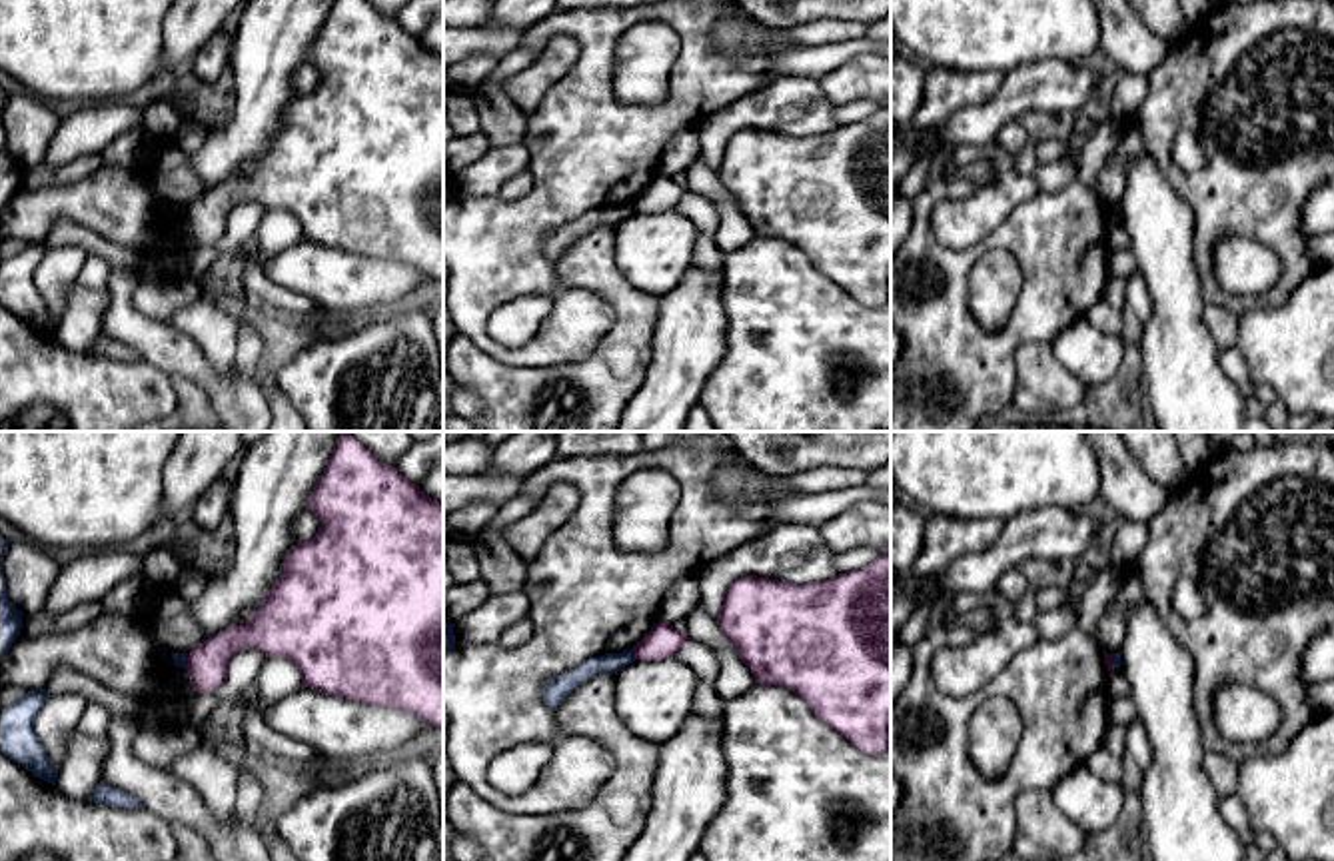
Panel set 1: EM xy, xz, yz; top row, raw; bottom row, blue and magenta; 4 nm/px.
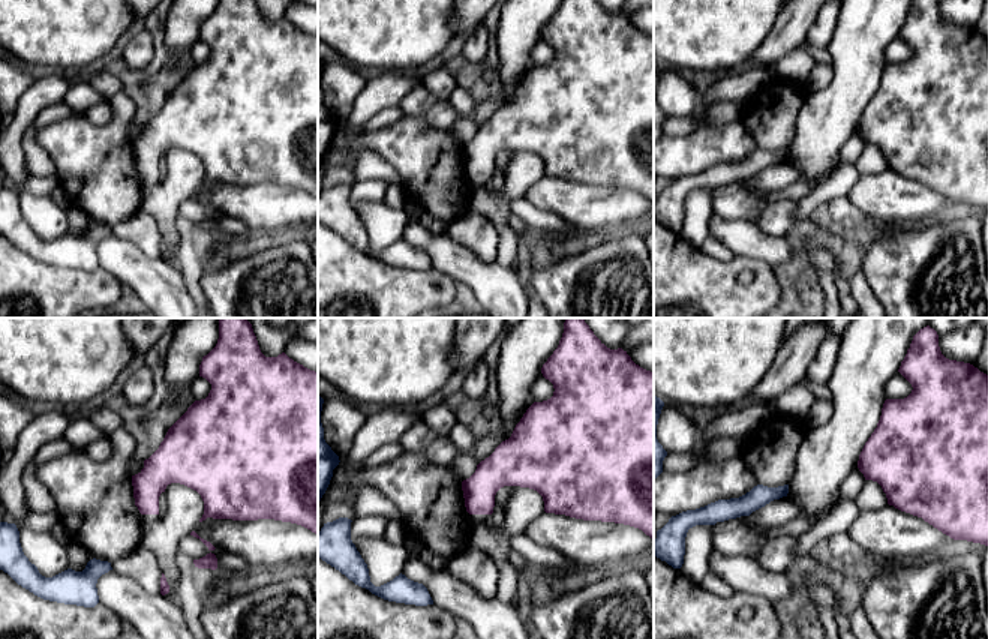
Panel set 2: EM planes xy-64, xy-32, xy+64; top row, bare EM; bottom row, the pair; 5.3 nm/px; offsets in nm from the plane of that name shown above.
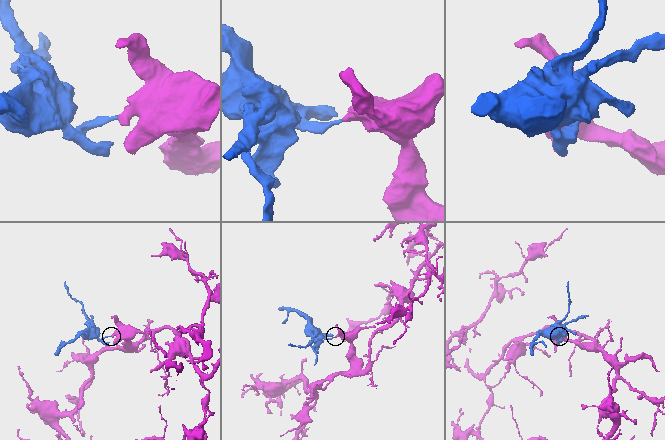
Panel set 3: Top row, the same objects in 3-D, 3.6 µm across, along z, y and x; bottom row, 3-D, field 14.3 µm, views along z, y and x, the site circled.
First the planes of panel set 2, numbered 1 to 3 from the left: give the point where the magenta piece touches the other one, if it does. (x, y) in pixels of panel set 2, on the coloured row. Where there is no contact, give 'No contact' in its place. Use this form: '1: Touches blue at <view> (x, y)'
1: No contact
2: No contact
3: No contact

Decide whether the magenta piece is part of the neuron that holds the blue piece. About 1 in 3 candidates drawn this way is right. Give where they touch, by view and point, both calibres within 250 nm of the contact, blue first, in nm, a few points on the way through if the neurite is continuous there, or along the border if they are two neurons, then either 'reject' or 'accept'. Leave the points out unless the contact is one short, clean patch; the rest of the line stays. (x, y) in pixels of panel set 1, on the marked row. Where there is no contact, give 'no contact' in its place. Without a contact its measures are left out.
contact xz (634, 654); calibres 80 and 140 nm; border xz (632, 648), (636, 658); reject

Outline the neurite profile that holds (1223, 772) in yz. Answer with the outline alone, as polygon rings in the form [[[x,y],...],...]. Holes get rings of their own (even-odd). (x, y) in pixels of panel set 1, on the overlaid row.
[[[1206,751],[1202,769],[1208,775],[1218,797],[1230,797],[1236,793],[1240,765],[1224,753]]]

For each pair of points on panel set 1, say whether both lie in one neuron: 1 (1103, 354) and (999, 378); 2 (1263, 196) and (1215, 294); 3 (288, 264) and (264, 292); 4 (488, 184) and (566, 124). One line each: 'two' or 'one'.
1: two
2: one
3: two
4: two

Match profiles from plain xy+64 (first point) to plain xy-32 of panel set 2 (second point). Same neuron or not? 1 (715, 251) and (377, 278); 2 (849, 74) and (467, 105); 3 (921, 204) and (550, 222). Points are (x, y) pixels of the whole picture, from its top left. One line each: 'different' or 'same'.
1: different
2: different
3: different

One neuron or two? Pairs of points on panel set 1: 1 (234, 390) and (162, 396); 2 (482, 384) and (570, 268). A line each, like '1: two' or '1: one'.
1: two
2: one

